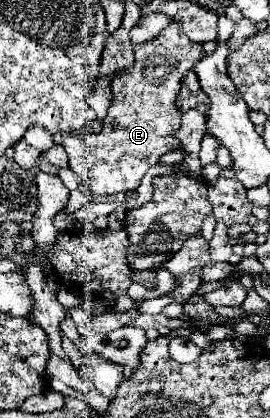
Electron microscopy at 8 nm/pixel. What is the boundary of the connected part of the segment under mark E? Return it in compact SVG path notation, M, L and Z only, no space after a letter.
M172 21L154 41L146 45L132 45L134 65L126 67L112 77L112 101L108 107L108 115L104 117L104 125L100 133L88 137L64 137L60 143L70 159L70 169L84 181L84 185L96 195L112 195L120 191L130 191L140 185L144 173L158 163L158 159L178 149L178 141L174 139L174 131L180 127L182 113L176 109L176 95L180 91L180 79L186 71L190 71L198 59L204 55L200 43L192 43L188 35L182 31L178 21Z

